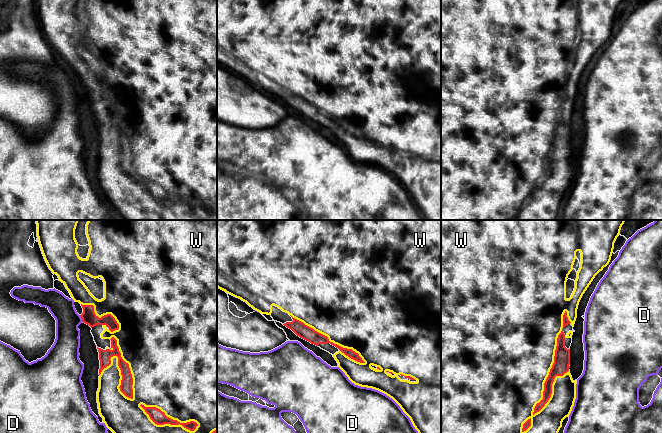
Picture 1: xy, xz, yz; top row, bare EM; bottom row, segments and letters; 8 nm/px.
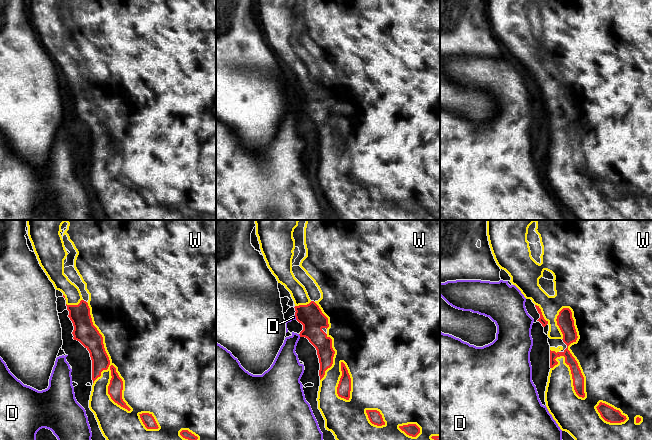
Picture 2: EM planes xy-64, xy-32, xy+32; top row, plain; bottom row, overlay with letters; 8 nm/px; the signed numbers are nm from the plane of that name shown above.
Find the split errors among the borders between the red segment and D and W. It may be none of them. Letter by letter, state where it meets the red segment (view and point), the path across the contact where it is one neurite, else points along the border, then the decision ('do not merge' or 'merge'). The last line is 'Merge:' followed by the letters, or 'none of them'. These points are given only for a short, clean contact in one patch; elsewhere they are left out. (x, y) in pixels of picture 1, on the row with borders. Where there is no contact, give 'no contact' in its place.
D: xy (81, 317) | along xy (79, 315), (82, 321) | do not merge
W: yz (553, 363) | merge
Merge: W

